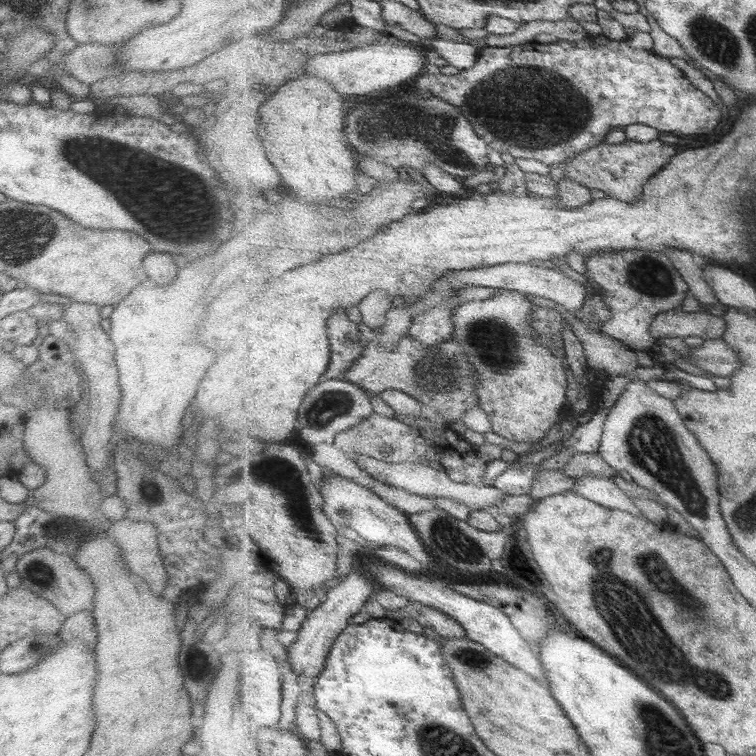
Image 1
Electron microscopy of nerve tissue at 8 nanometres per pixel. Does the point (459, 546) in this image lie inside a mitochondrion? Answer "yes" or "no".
yes

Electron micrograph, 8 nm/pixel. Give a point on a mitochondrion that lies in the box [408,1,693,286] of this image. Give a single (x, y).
(502, 102)

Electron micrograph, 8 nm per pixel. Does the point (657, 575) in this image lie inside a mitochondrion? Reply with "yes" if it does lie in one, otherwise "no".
yes

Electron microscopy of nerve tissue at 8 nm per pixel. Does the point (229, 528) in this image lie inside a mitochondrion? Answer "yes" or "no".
no

